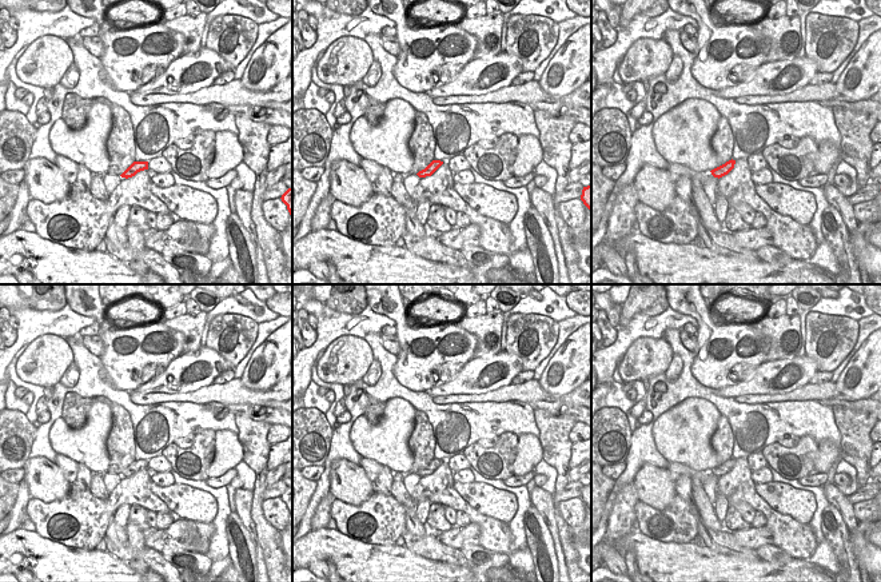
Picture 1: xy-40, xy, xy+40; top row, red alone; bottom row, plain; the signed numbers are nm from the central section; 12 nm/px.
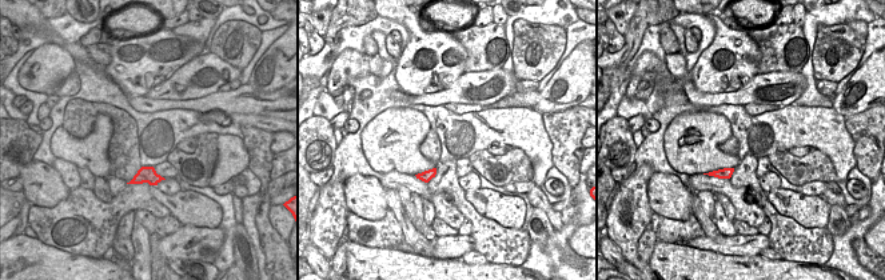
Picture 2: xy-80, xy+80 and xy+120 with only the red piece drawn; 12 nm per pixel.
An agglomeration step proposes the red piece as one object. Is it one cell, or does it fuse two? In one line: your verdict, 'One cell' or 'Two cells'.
One cell.

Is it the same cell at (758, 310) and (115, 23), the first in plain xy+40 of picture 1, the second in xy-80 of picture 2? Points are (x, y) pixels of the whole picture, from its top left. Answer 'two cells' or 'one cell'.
one cell

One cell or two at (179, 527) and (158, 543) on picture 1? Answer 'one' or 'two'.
one

